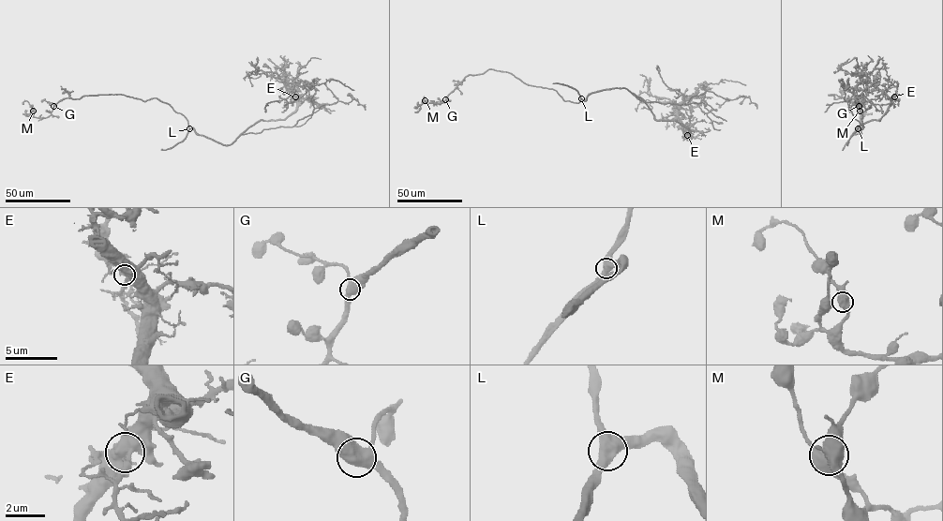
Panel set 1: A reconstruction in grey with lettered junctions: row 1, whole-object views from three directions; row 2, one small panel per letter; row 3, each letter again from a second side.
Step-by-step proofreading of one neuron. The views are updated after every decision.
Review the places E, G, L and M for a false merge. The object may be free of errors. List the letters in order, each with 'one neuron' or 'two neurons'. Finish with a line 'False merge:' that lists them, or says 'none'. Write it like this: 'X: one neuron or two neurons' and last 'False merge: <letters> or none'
E: one neuron
G: one neuron
L: one neuron
M: one neuron
False merge: none

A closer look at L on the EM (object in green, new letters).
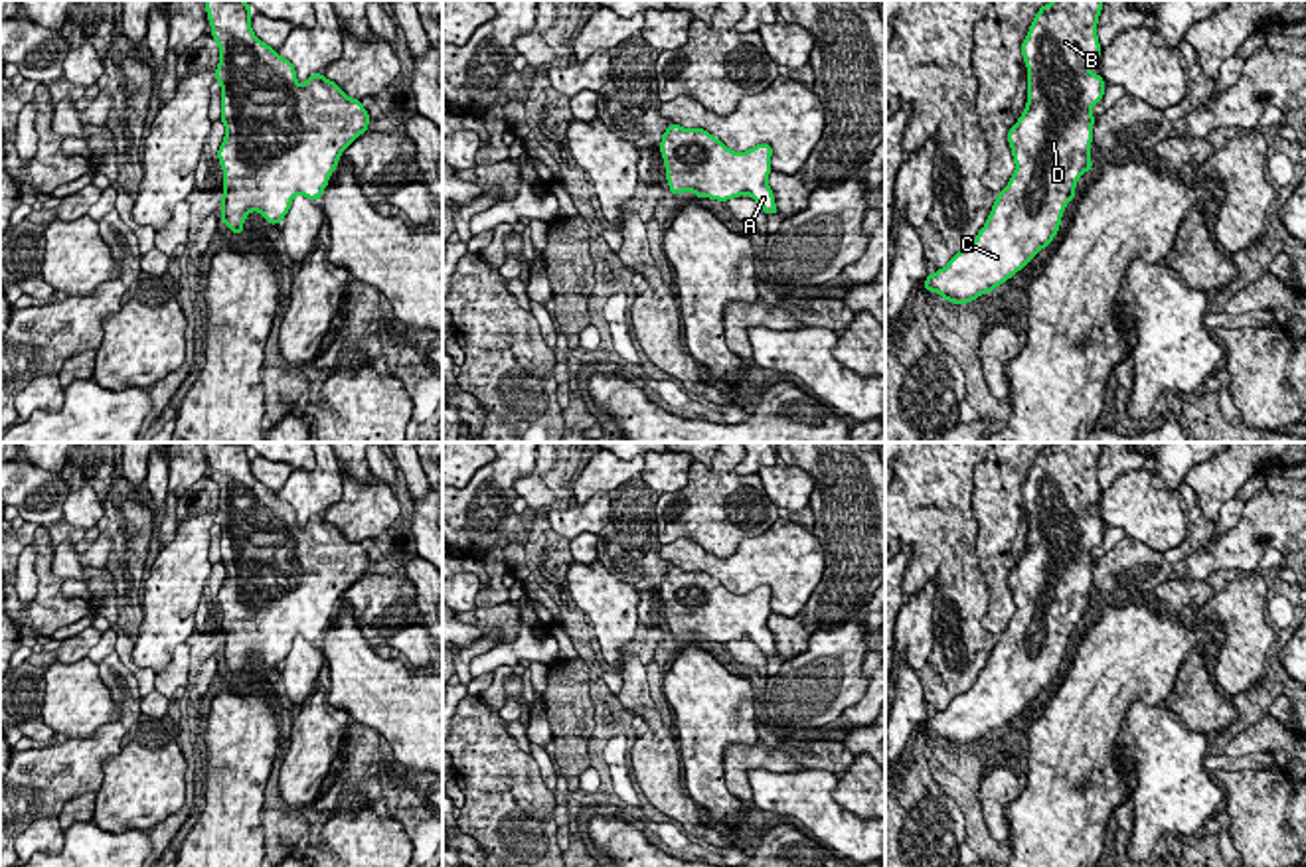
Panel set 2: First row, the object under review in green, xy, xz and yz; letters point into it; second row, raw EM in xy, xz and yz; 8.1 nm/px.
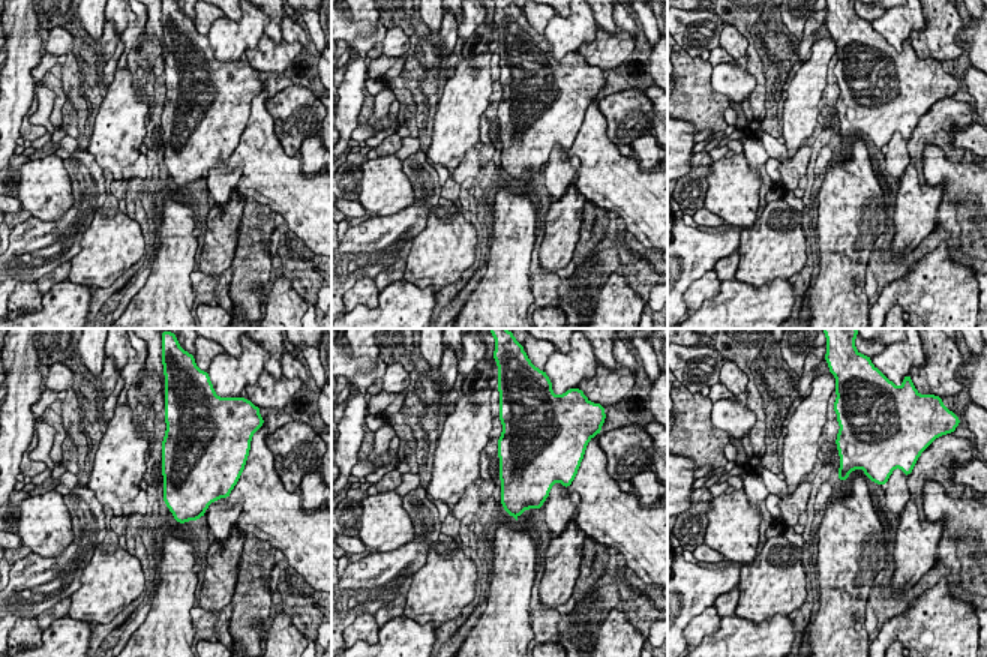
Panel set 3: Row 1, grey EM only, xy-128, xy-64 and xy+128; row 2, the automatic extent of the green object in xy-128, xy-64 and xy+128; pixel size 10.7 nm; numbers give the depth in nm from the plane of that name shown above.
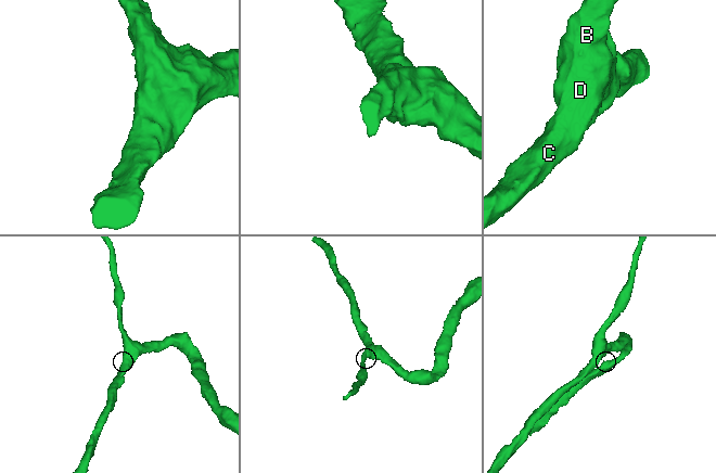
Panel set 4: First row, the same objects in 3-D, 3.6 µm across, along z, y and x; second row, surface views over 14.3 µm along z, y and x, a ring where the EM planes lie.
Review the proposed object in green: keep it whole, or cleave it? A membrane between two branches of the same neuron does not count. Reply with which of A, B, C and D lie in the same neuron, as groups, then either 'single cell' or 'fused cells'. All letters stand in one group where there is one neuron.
groups A B C D; single cell

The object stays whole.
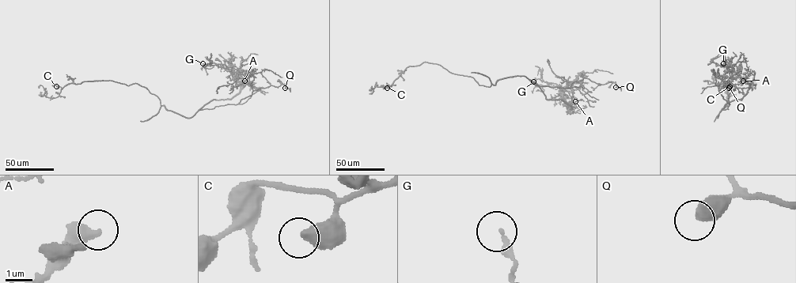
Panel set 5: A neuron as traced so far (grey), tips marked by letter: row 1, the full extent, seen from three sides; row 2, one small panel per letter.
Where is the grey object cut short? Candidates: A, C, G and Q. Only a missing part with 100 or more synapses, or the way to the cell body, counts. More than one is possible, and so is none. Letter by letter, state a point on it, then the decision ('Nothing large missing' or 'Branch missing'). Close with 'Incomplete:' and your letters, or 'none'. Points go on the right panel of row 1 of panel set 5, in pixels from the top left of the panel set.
A: Place: (743, 81). Nothing large missing
C: Place: (729, 86). Nothing large missing
G: Place: (723, 63). Nothing large missing
Q: Place: (729, 88). Nothing large missing
Incomplete: none

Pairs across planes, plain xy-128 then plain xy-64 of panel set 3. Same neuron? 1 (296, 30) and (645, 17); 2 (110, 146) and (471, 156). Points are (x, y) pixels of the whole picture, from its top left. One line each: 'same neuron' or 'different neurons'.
1: different neurons
2: different neurons

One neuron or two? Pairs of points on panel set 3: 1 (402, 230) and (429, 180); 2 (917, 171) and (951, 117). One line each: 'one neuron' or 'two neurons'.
1: one neuron
2: one neuron

